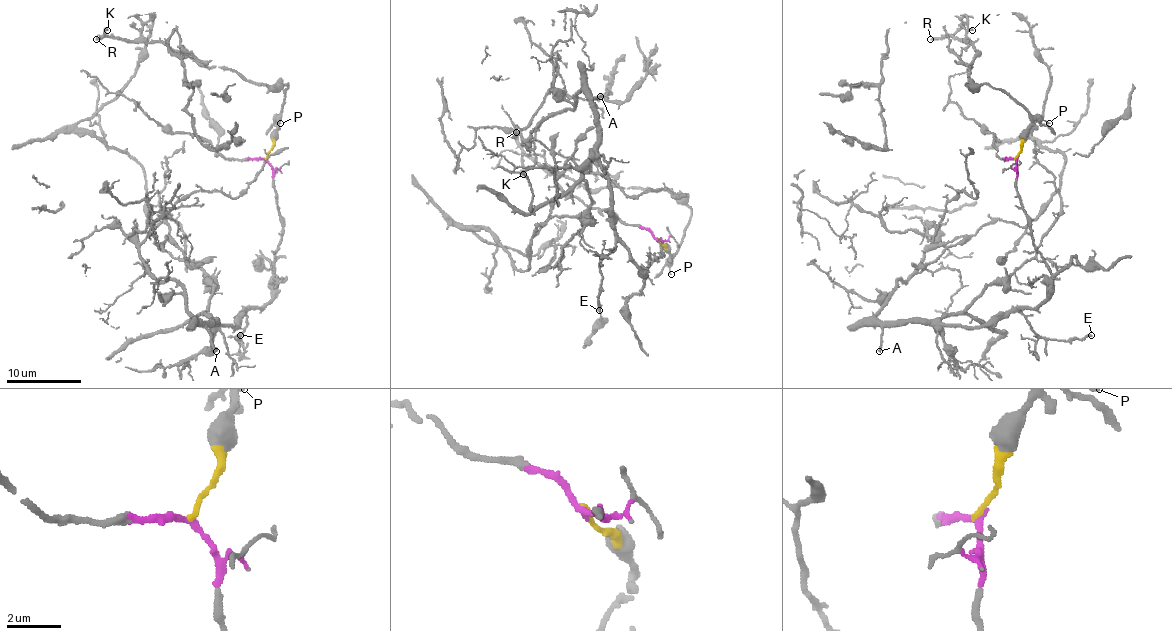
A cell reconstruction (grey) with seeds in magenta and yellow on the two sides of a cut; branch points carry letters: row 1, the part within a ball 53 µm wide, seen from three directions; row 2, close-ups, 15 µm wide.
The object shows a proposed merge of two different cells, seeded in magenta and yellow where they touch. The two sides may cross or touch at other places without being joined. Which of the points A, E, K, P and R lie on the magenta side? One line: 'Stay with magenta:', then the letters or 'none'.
Stay with magenta: A, E

